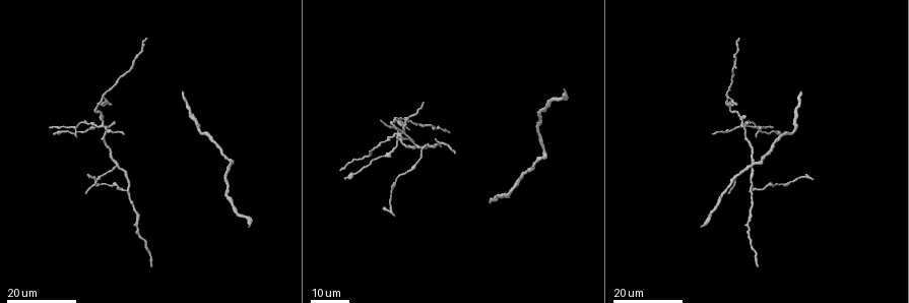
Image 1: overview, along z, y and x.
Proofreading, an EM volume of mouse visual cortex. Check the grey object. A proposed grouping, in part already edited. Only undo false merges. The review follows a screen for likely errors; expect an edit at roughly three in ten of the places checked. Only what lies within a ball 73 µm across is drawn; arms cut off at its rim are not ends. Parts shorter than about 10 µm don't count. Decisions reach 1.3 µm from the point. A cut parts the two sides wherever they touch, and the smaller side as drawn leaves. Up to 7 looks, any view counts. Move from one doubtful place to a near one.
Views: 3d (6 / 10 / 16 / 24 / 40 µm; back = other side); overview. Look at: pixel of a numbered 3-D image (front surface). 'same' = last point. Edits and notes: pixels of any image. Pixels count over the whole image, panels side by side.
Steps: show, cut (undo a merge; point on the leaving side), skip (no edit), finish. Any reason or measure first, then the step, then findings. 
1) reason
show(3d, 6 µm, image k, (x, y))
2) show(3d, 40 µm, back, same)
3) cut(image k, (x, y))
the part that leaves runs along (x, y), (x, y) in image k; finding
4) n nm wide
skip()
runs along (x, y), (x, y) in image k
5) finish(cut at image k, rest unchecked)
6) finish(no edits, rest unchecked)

a fork
show(3d, 24 µm, image 1, (426, 144))

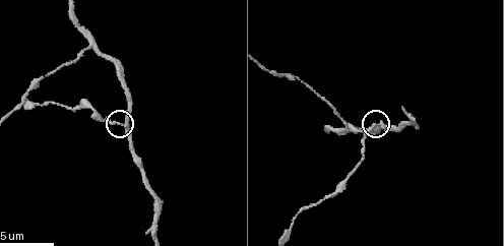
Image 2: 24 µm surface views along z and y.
show(3d, 6 µm, image 2, (376, 123))

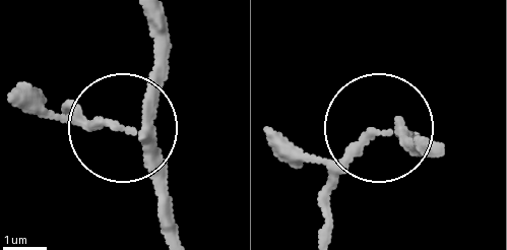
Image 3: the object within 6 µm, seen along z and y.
side arm 26 µm
cut(image 3, (73, 122))
the part that leaves runs along (378, 133), (330, 195), (326, 239) in image 3; two neurons meet here

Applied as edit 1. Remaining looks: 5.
small branch off a trunk
show(3d, 10 µm, image 2, (345, 124))

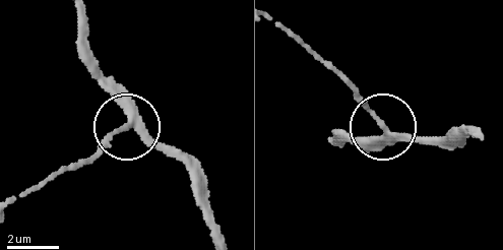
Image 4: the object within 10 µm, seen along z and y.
show(3d, 10 µm, back, image 4, (130, 124))

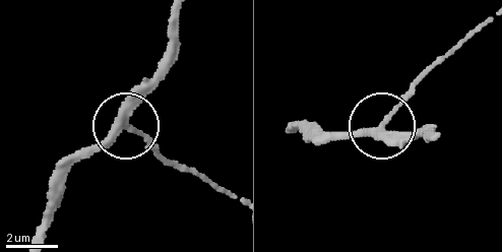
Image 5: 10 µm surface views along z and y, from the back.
skip()
runs along (179, 18), (168, 71), (129, 121), (177, 167) in image 5; all the same neuron

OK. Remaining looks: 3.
looks like a crossing
show(3d, 24 µm, image 1, (104, 125))

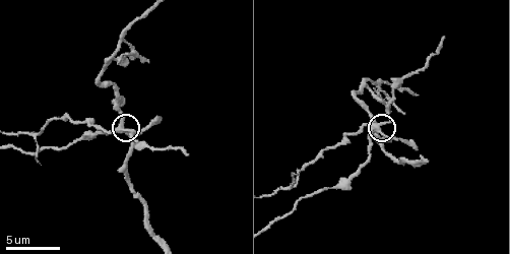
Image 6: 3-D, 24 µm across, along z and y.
show(3d, 10 µm, image 6, (122, 128))

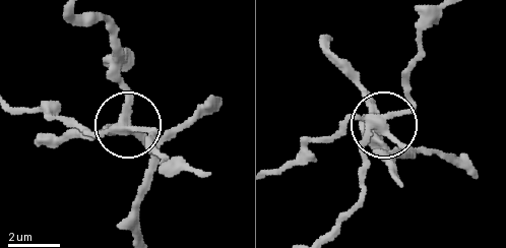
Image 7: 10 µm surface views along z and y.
cut(image 7, (110, 124))
the part that leaves runs along (371, 122), (362, 192), (324, 231) in image 7; a second neuron is stuck on

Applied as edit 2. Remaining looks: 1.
finish(cut at image 3, cut at image 7, rest unchecked)

